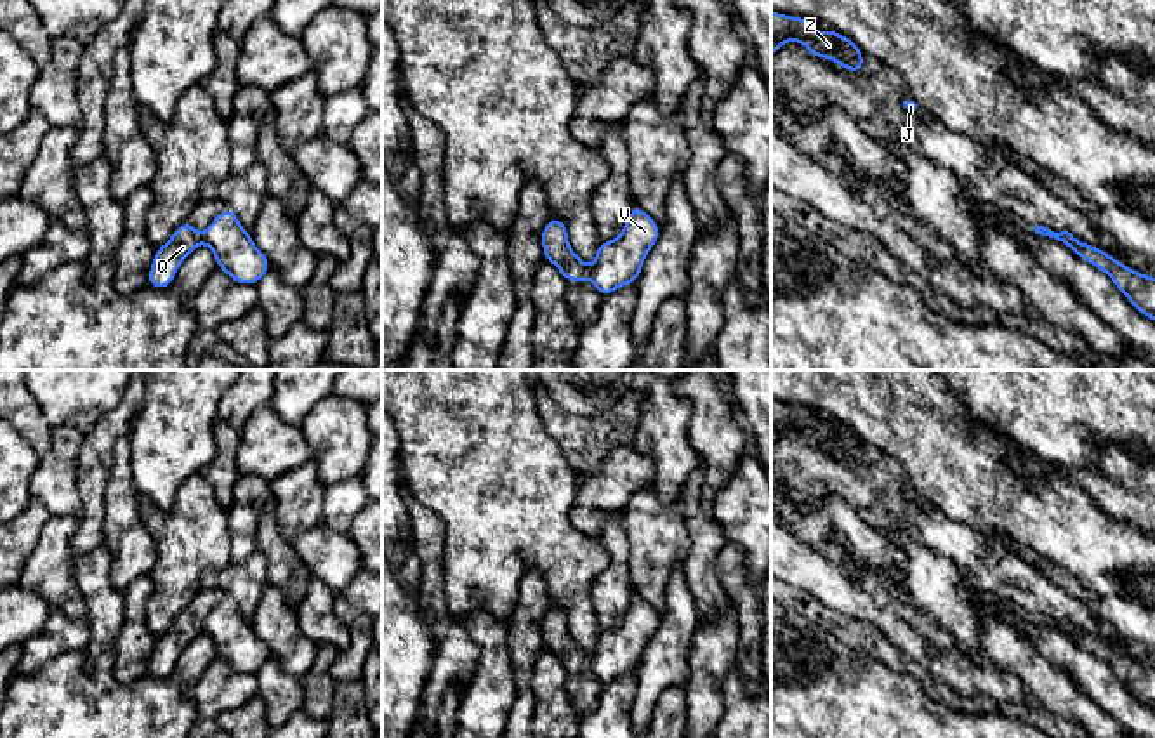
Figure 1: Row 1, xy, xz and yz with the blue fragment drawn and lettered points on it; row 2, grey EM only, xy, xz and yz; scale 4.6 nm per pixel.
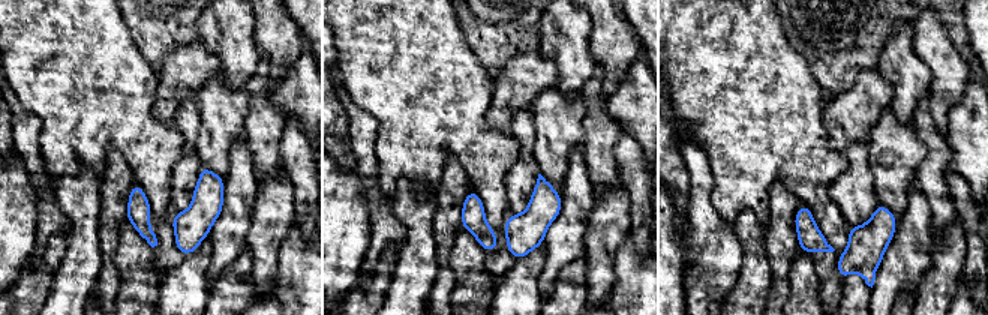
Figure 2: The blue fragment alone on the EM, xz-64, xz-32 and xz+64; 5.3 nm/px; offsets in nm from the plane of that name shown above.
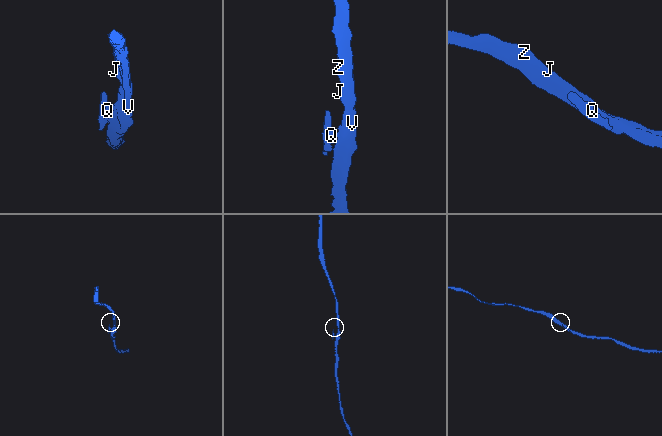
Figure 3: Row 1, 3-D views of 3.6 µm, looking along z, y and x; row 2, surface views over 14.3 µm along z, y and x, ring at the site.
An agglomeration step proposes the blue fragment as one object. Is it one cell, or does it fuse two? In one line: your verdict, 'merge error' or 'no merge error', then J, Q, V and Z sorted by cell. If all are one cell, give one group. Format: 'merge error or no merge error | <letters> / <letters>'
merge error | J V Z / Q

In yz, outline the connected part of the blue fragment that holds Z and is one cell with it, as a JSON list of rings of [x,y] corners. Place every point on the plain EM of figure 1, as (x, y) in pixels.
[[[771,399],[771,445],[776,443],[783,431],[801,431],[813,446],[827,446],[839,451],[846,460],[863,460],[863,441],[844,424],[825,418],[815,420],[809,408],[790,406]]]

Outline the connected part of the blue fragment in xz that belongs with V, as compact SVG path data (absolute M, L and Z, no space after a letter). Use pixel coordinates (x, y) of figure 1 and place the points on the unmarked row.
M634 592L622 623L611 630L599 630L596 639L592 670L603 688L627 672L637 672L643 649L658 625L660 615Z

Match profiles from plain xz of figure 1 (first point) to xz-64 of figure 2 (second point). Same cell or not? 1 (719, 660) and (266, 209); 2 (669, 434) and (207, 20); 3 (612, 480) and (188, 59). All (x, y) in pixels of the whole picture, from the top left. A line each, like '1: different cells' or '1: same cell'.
1: same cell
2: same cell
3: same cell

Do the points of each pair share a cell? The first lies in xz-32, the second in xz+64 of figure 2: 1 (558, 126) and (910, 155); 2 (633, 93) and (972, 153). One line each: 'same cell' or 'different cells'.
1: same cell
2: same cell

